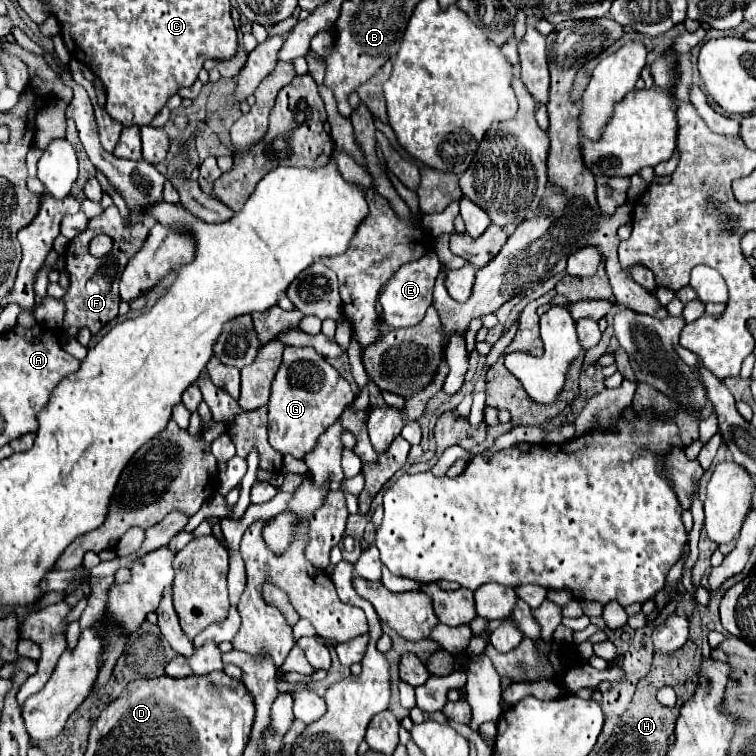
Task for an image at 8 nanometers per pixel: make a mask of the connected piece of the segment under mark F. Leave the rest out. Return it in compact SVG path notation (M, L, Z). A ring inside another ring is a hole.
M115 205L105 209L101 215L93 217L83 233L79 233L73 241L69 241L65 251L65 271L69 275L69 289L65 295L67 313L63 319L63 329L75 337L81 327L89 327L91 333L99 333L111 319L117 317L119 309L119 277L127 265L127 261L141 249L143 241L147 239L149 229L143 223L123 225L119 211ZM97 235L109 235L113 239L113 249L105 257L93 257L89 253L89 243Z

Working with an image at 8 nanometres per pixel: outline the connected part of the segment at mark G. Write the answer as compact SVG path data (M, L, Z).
M285 347L269 399L269 443L283 455L303 459L315 441L355 399L349 383L313 347Z

